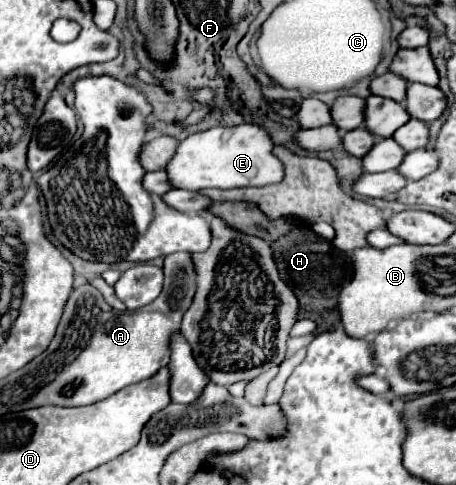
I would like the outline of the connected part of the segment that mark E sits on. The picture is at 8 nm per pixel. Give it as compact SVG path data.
M251 123L237 127L213 127L193 133L179 141L175 155L165 167L167 181L173 189L199 191L207 187L233 189L233 187L261 187L283 179L283 165L271 155L273 143L267 133Z

